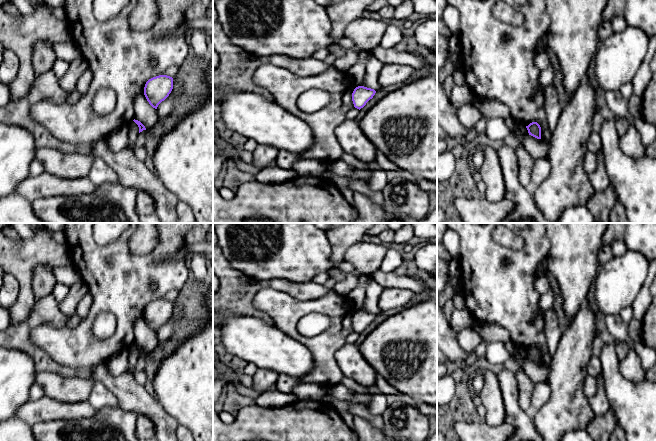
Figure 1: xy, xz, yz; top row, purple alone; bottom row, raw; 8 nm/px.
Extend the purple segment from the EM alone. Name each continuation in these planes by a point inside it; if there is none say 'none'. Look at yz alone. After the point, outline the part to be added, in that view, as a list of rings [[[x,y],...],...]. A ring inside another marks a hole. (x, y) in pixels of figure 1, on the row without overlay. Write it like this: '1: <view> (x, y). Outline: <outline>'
none

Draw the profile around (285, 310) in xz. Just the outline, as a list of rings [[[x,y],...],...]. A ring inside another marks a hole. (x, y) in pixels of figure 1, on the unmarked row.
[[[266,286],[257,292],[253,304],[266,312],[277,328],[301,342],[312,353],[313,370],[304,377],[280,374],[276,382],[278,391],[291,394],[299,383],[317,383],[327,388],[341,382],[344,375],[335,353],[346,344],[347,336],[354,332],[352,317],[356,312],[347,295],[331,289],[321,298],[300,301],[288,293]],[[310,313],[322,313],[331,319],[330,327],[315,337],[305,337],[297,331],[298,321]]]

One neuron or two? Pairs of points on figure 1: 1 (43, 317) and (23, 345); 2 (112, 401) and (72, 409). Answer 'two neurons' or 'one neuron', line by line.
1: one neuron
2: two neurons

